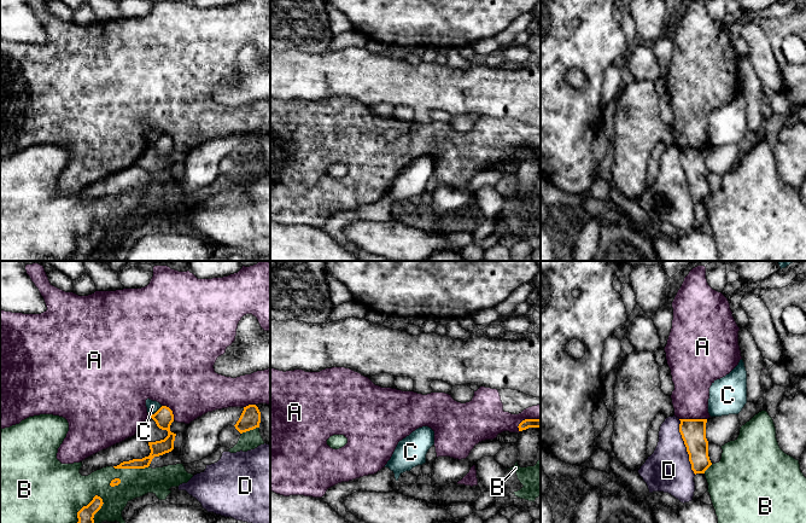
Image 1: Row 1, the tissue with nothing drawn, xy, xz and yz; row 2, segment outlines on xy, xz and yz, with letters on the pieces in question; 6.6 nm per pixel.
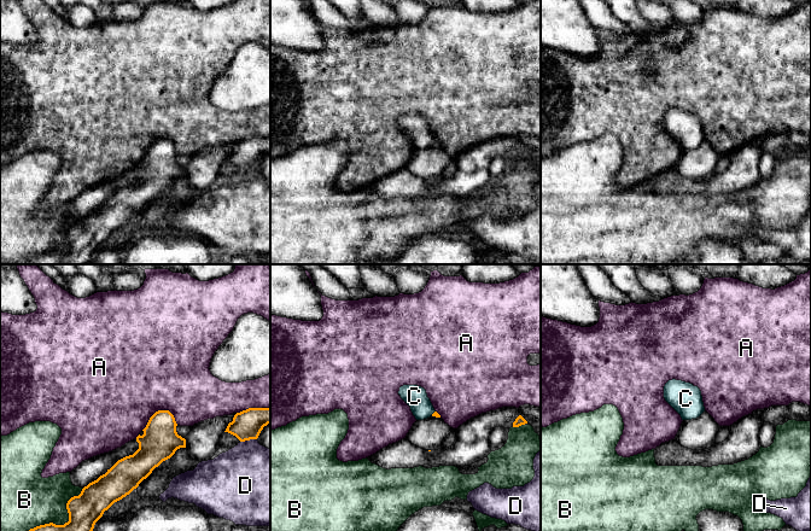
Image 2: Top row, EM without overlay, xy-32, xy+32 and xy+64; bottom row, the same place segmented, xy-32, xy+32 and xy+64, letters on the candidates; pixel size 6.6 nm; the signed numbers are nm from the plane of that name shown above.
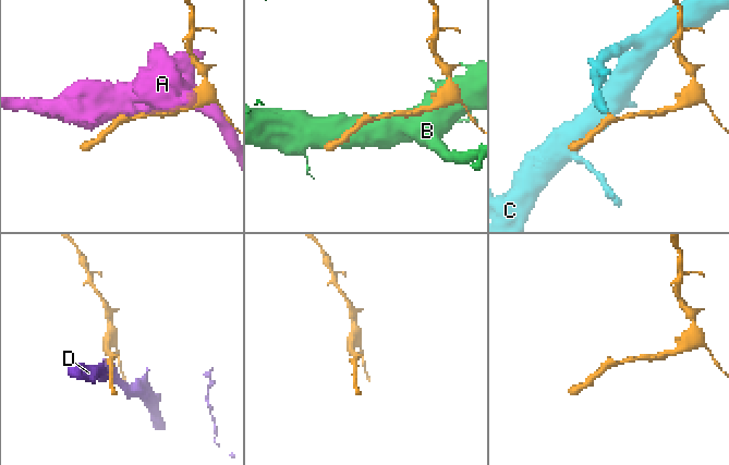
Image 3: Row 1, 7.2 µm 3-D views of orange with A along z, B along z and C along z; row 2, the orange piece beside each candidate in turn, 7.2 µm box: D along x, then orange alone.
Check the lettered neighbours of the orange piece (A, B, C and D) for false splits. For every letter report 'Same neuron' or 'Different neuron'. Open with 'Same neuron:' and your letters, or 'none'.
Same neuron: none
A: Different neuron
B: Different neuron
C: Different neuron
D: Different neuron

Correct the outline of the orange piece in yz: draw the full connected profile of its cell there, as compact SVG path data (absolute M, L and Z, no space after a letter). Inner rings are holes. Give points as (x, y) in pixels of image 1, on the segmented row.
M679 419L679 432L689 454L694 473L705 473L712 465L708 457L708 441L706 438L707 419Z

